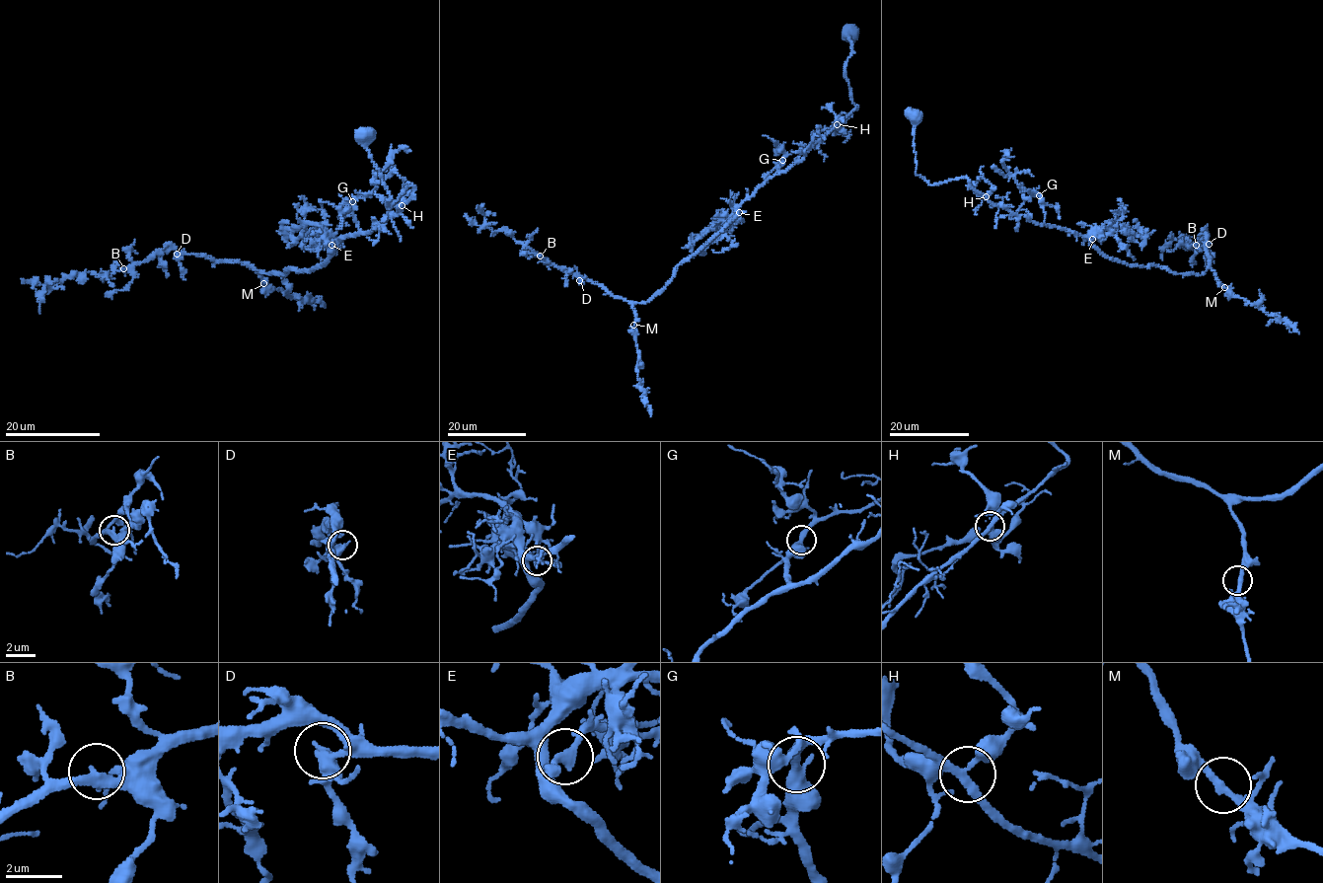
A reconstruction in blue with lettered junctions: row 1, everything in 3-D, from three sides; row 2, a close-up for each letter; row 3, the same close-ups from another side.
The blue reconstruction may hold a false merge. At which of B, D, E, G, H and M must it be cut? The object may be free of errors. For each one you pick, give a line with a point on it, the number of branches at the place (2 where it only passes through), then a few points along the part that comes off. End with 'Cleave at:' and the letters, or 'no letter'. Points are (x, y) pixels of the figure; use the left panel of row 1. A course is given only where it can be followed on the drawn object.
Cleave at: no letter

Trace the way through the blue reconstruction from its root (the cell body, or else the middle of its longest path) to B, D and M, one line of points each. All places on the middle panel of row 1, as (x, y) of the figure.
B: (850, 35), (853, 53), (845, 76), (856, 108), (737, 207), (736, 216), (649, 299), (618, 299), (540, 256)
D: (850, 35), (853, 53), (845, 76), (856, 108), (737, 207), (736, 216), (655, 294), (627, 302), (579, 280)
M: (850, 35), (853, 53), (845, 76), (856, 108), (737, 207), (736, 216), (655, 294), (631, 306), (633, 325)

